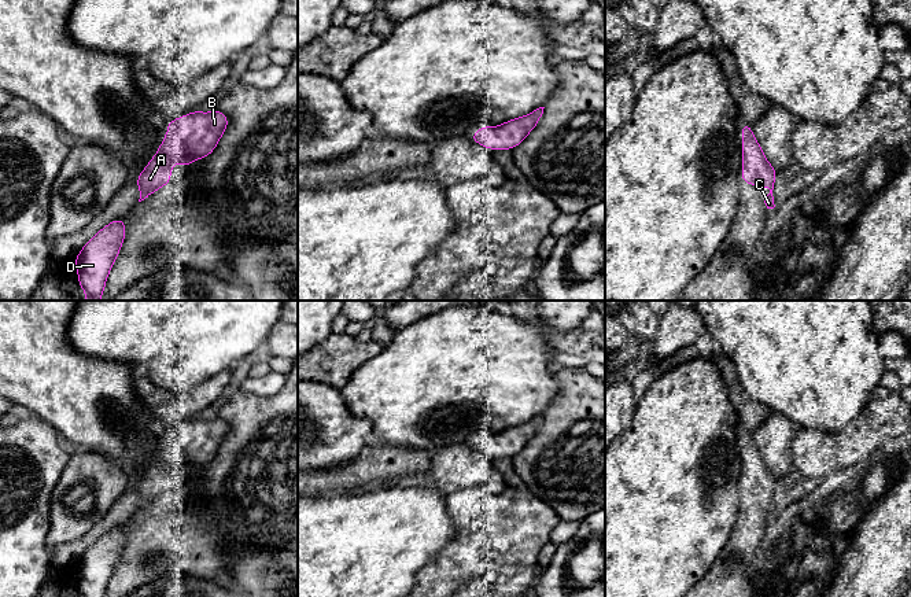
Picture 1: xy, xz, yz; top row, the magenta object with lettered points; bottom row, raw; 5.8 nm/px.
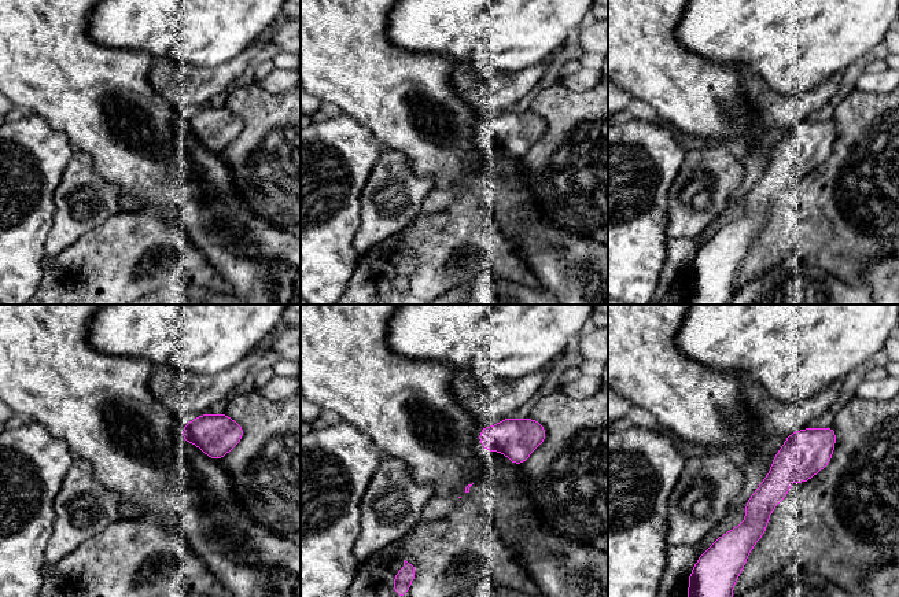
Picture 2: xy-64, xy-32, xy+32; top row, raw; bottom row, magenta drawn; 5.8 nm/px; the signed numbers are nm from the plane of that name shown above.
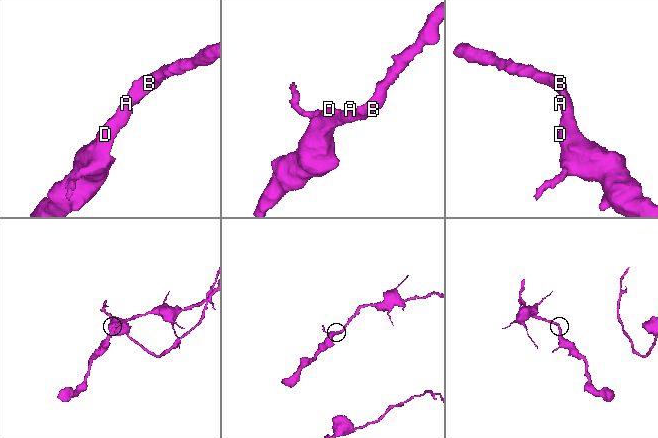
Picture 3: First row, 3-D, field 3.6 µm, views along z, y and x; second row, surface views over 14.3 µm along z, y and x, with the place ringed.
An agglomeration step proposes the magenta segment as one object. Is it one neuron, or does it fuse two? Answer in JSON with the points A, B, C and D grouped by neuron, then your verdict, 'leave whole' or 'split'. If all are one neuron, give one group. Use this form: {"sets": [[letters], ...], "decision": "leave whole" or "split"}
{"sets": [["A", "B", "C", "D"]], "decision": "leave whole"}

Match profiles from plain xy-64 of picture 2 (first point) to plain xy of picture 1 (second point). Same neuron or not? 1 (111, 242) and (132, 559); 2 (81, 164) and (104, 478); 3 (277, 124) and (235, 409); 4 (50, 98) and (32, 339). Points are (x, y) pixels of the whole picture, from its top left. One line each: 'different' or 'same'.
1: same
2: same
3: same
4: same

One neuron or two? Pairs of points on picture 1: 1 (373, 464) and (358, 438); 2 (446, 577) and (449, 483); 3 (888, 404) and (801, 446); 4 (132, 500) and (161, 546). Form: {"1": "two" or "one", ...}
{"1": "two", "2": "two", "3": "one", "4": "two"}

